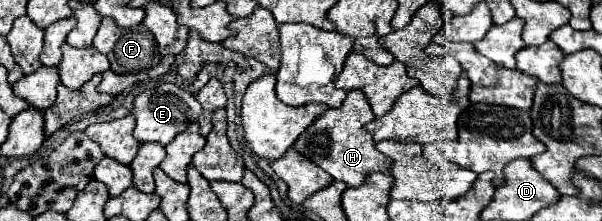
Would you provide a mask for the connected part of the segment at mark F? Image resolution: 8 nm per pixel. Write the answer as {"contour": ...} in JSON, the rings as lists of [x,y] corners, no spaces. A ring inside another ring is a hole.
{"contour":[[[102,17],[102,25],[92,45],[108,57],[110,69],[120,75],[150,69],[162,59],[158,45],[154,45],[154,37],[146,33],[142,23],[130,29],[120,29],[114,19]]]}

